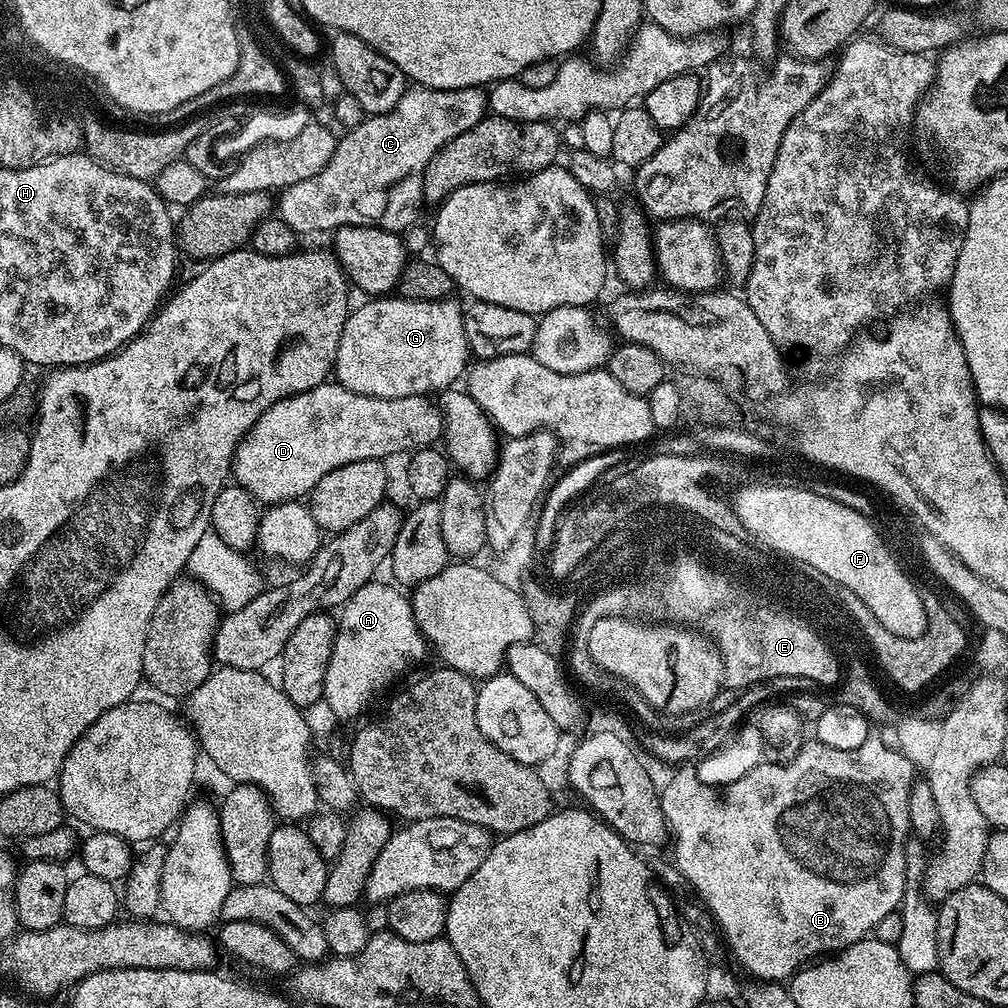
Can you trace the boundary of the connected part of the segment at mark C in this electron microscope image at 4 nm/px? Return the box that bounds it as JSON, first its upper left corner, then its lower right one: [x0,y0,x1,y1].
[278,84,489,234]

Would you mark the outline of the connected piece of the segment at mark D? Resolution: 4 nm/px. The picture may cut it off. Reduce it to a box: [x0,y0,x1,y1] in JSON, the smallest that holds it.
[230,382,444,505]

